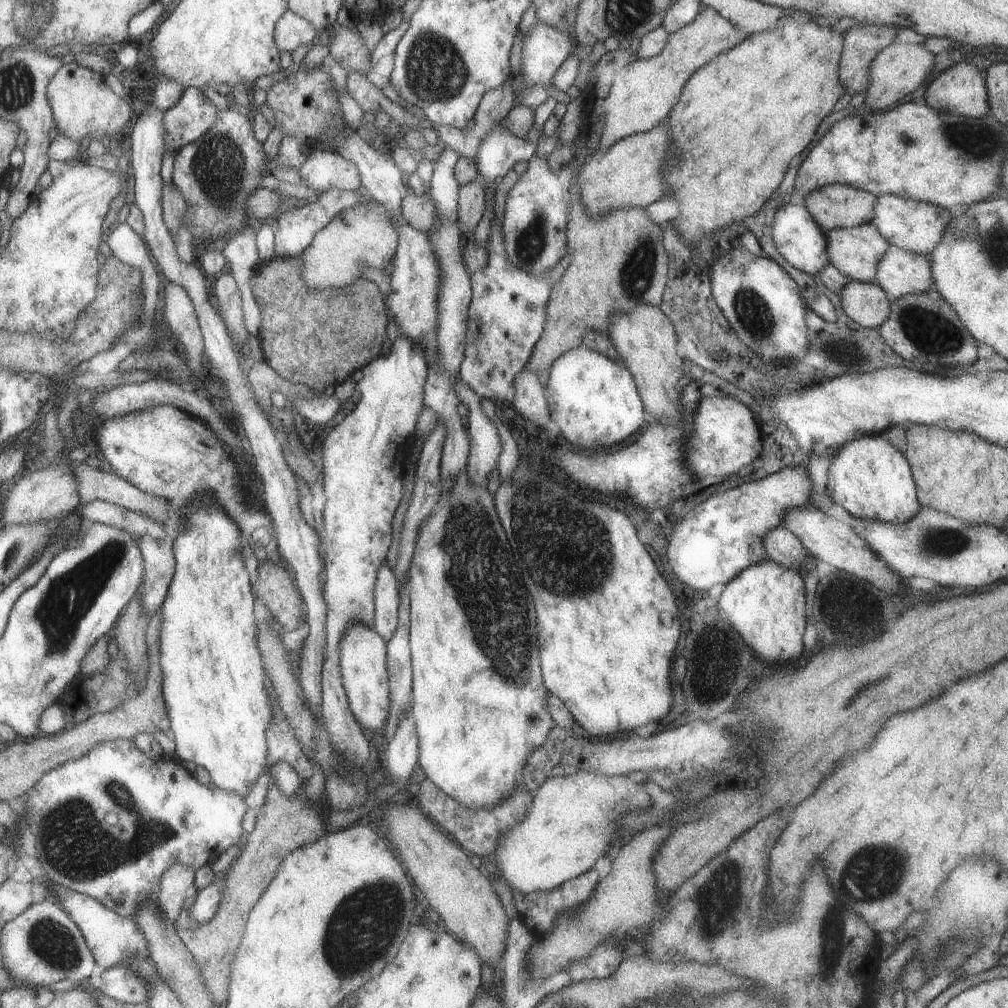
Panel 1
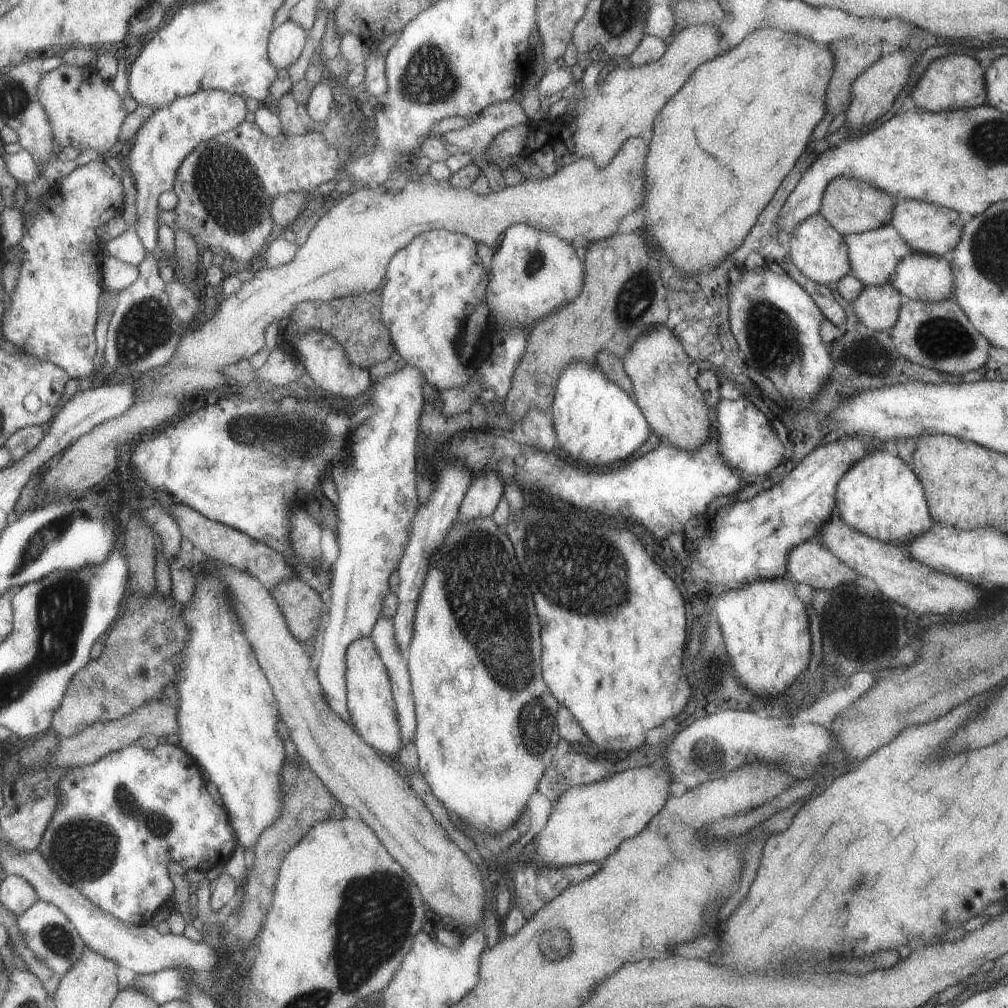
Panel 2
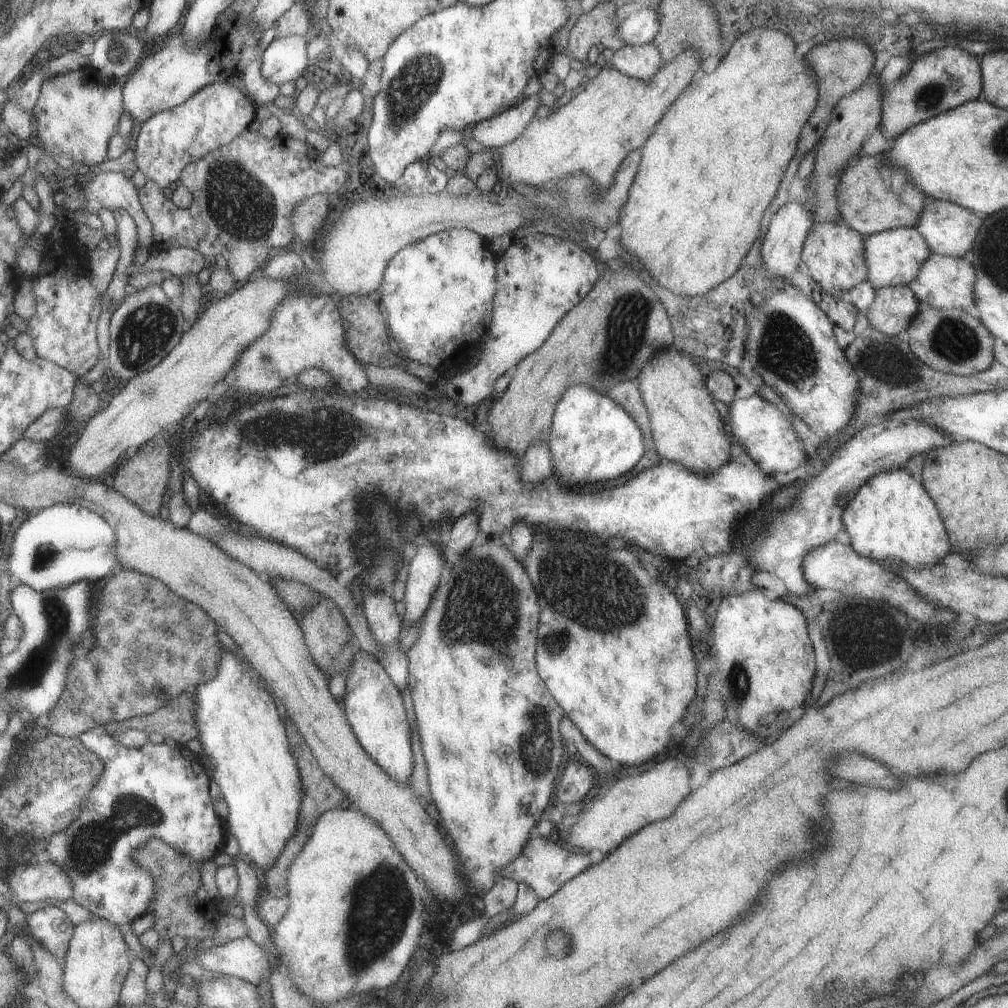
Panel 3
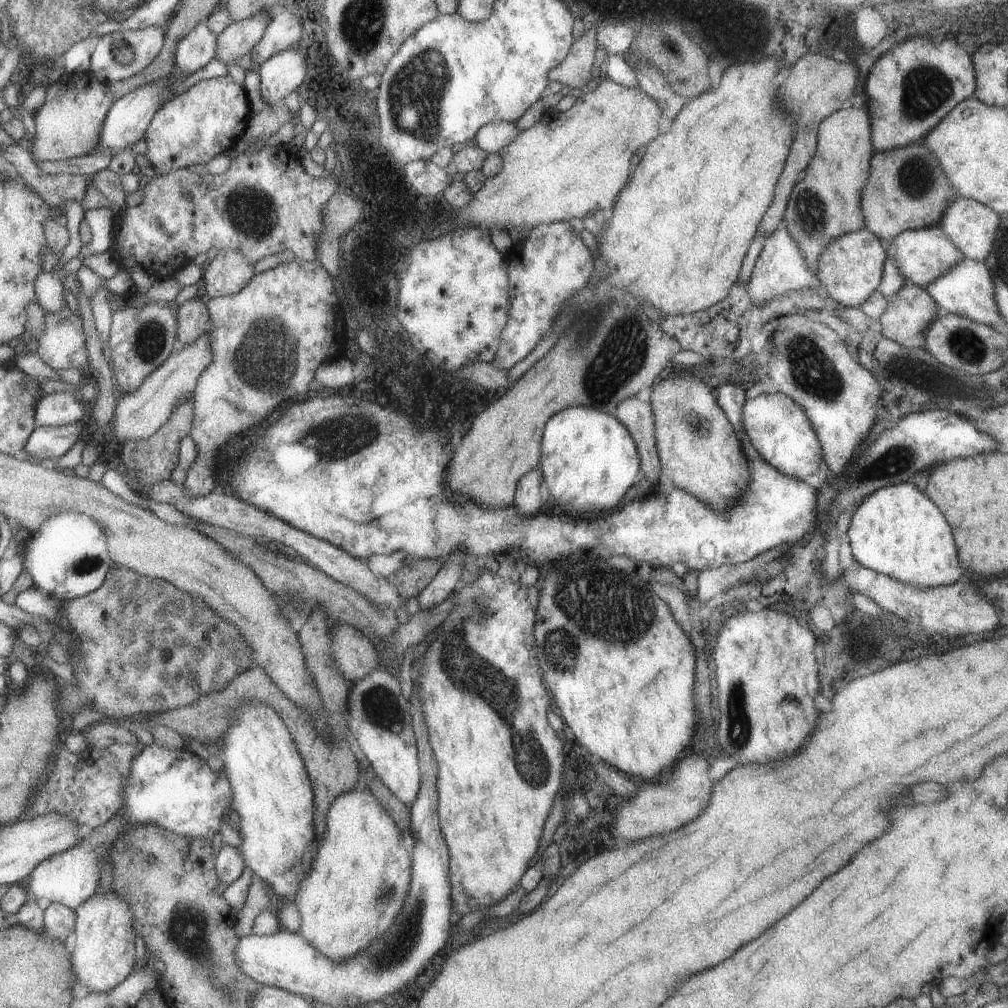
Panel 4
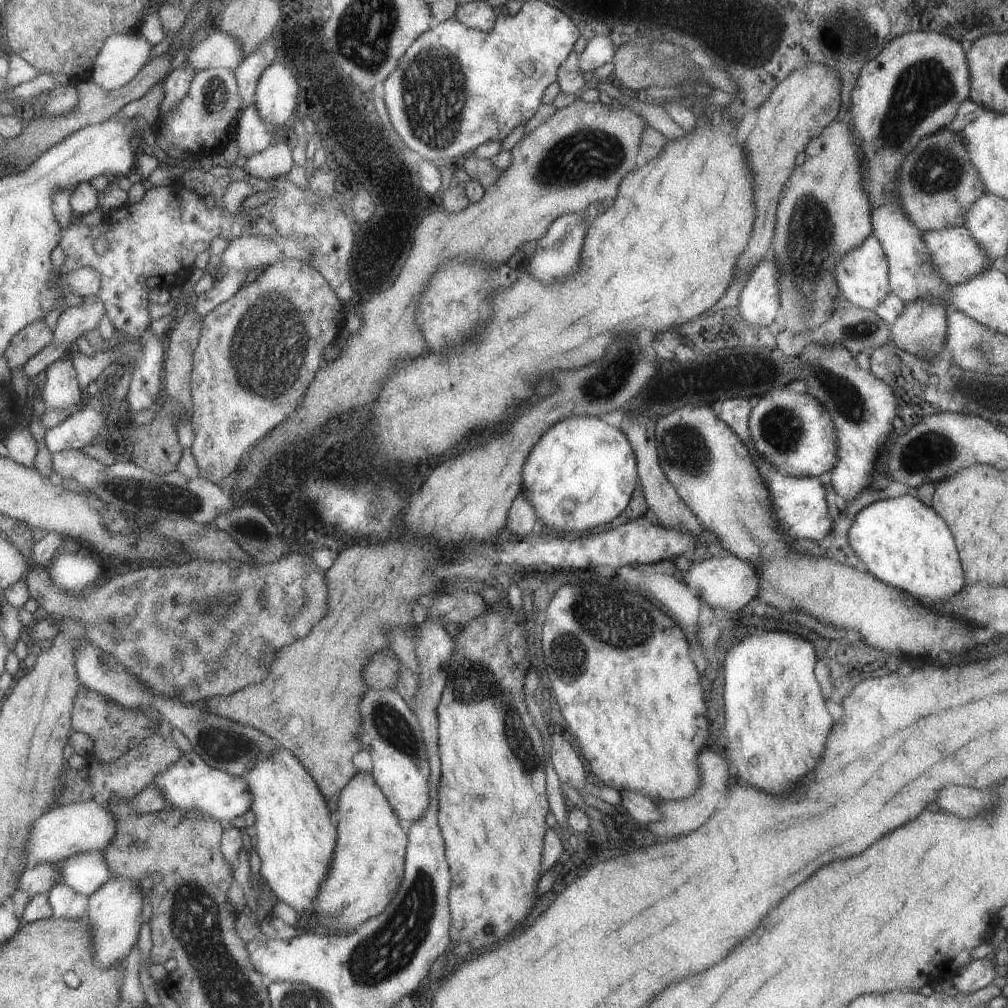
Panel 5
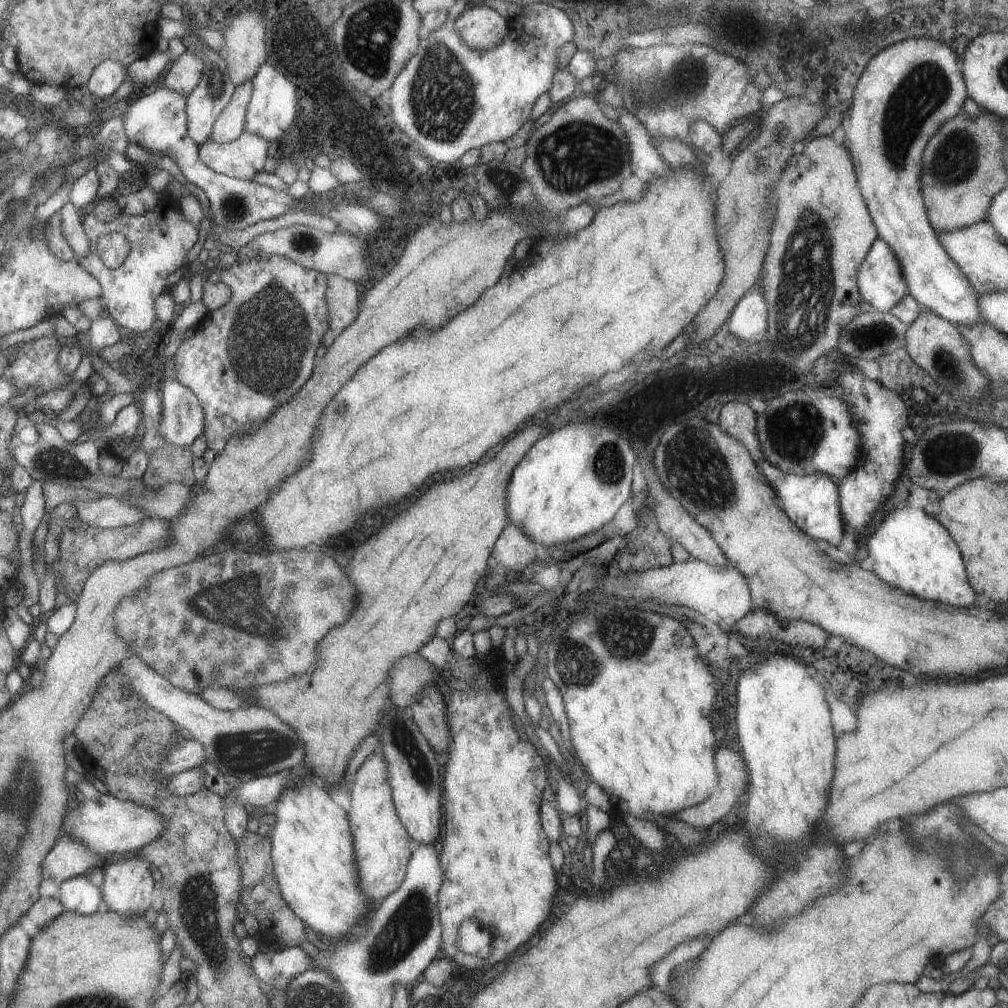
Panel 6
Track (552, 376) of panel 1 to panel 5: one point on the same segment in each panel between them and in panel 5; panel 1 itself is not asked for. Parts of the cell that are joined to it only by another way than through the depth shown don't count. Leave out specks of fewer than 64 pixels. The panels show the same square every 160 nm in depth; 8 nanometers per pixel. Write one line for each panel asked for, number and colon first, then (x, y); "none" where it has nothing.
2: (595, 422)
3: (592, 440)
4: (588, 460)
5: (579, 475)

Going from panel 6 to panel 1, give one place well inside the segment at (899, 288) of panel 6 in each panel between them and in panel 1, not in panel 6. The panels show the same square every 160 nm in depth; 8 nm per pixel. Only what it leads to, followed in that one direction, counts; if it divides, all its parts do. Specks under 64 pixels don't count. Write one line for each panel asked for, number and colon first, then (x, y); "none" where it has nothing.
1: (797, 238)
2: (815, 247)
3: (832, 254)
4: (850, 268)
5: (861, 275)

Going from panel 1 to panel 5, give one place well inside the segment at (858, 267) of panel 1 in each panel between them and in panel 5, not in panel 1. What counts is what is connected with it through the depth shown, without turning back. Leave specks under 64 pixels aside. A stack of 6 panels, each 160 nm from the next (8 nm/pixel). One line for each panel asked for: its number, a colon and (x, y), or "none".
2: (873, 255)
3: (892, 258)
4: (922, 255)
5: (954, 254)

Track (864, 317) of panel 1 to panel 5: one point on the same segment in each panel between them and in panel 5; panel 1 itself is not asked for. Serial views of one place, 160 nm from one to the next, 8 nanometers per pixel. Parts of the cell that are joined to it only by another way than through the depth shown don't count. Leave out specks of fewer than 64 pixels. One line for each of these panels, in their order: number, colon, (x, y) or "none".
2: (877, 308)
3: (892, 309)
4: (910, 311)
5: (920, 329)

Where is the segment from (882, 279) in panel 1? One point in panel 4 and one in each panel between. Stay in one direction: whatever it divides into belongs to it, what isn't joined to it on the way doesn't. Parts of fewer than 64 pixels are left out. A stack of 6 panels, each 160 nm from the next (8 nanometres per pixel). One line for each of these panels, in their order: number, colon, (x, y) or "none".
2: (928, 278)
3: (943, 282)
4: (965, 289)

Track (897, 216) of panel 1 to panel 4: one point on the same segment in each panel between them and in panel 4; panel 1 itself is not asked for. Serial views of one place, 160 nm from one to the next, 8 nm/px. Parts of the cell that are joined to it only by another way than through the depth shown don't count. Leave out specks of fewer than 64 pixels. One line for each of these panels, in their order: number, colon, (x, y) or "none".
2: (931, 229)
3: (948, 229)
4: (971, 226)

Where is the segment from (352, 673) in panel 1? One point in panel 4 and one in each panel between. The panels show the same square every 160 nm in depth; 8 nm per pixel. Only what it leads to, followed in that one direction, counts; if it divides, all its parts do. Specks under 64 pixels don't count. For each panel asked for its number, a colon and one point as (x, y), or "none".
2: (369, 701)
3: (372, 703)
4: (378, 716)

